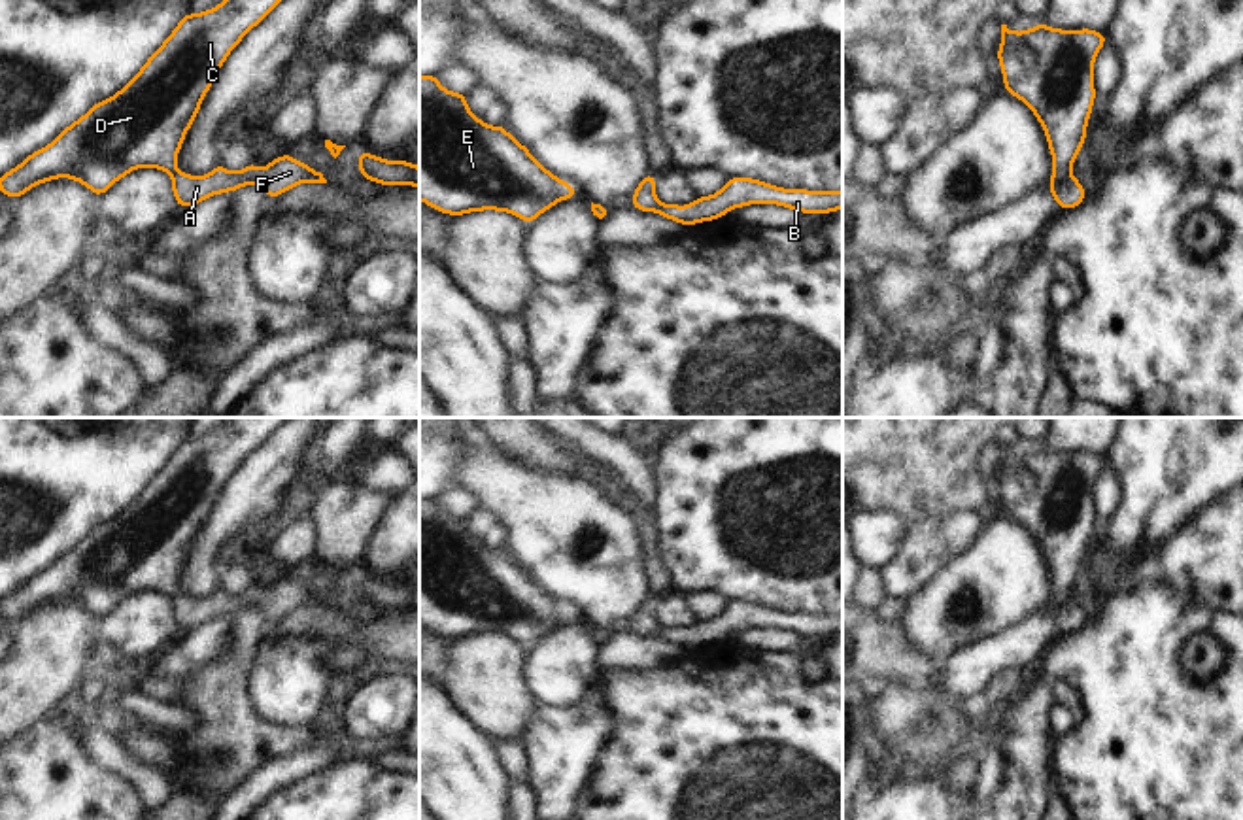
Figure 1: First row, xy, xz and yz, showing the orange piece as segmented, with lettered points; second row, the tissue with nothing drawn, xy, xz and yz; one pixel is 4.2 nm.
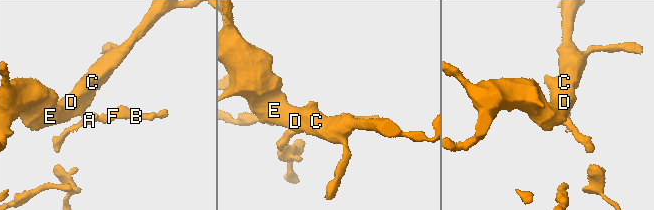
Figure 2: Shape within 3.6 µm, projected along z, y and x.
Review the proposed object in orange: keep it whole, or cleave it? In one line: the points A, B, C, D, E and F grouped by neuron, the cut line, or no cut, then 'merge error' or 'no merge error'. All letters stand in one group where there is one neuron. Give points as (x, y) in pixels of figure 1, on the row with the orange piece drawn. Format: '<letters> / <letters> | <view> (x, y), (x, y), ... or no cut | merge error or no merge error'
A B C D E F | no cut | no merge error

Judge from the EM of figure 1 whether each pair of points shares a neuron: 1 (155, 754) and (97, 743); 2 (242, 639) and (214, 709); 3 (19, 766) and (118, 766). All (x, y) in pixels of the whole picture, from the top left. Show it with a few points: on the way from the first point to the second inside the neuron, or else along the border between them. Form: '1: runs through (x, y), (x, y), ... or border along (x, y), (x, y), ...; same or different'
1: border along (116, 735), (133, 754), (163, 775); different
2: runs through (240, 656), (220, 692); same
3: border along (78, 724), (76, 737), (84, 754), (133, 790); different

